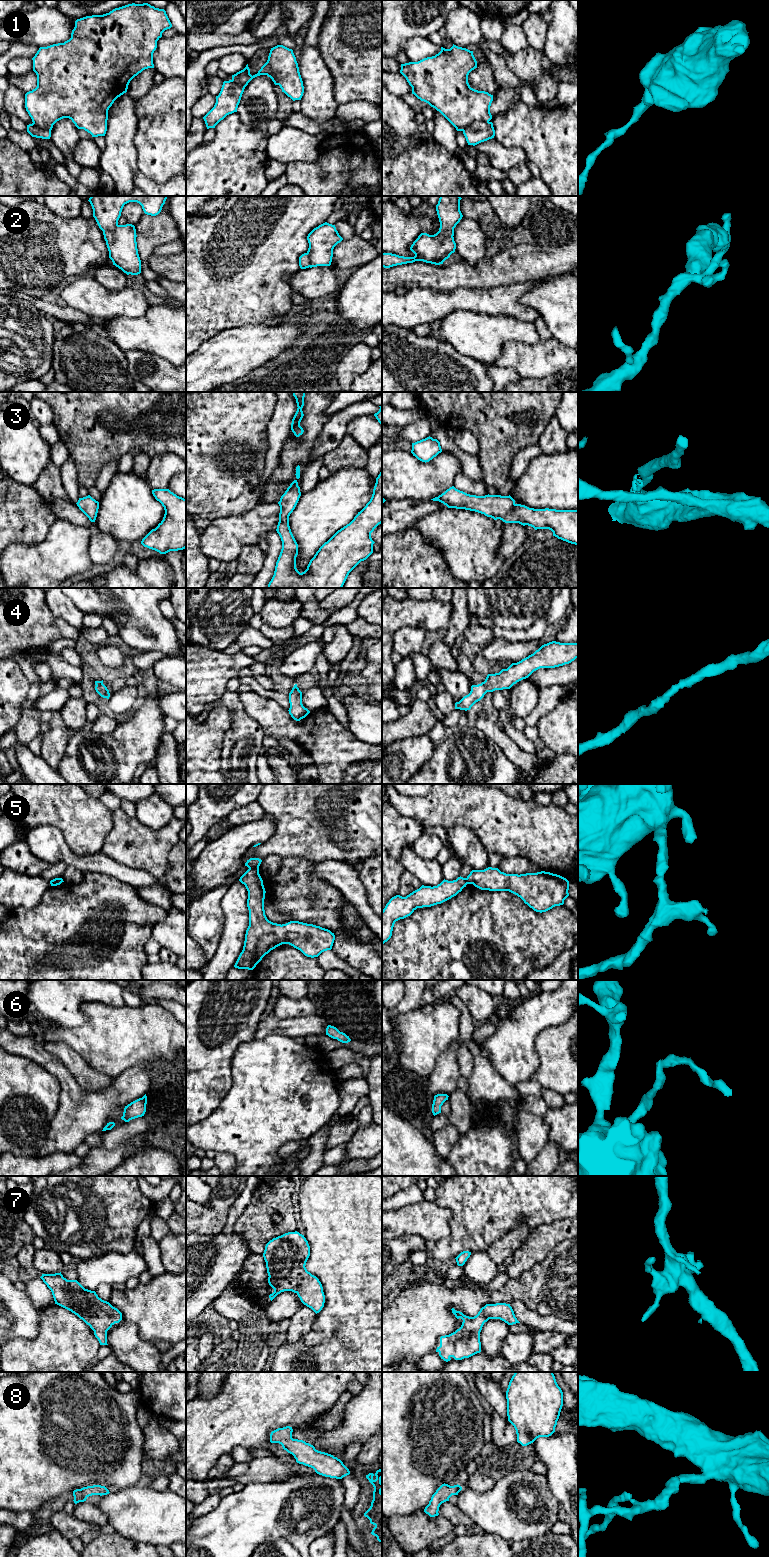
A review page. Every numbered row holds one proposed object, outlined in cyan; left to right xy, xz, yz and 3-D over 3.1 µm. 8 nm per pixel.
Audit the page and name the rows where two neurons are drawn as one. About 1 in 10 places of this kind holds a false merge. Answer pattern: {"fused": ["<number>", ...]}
{"fused": ["1", "5"]}

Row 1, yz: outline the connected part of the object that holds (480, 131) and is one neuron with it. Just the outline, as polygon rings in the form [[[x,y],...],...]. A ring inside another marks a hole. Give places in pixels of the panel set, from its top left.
[[[477,121],[463,130],[468,145],[477,145],[494,138],[495,130],[492,122]]]

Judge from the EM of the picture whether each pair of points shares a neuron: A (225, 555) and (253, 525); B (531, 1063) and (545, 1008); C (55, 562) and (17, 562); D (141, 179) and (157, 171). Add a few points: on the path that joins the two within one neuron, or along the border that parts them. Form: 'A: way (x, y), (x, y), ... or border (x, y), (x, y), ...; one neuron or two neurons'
A: way (230, 548), (246, 532); one neuron
B: way (527, 1049), (527, 1026), (531, 1022); one neuron
C: way (46, 562), (26, 562); one neuron
D: border (138, 169), (157, 182), (165, 183), (169, 180); two neurons

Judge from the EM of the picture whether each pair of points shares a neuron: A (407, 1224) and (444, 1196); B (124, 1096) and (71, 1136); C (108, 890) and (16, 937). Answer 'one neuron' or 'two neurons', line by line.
A: two neurons
B: one neuron
C: one neuron

